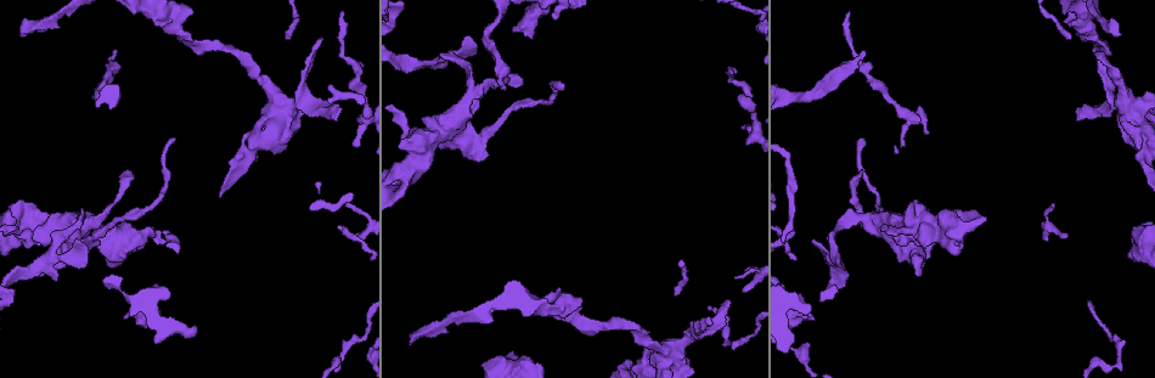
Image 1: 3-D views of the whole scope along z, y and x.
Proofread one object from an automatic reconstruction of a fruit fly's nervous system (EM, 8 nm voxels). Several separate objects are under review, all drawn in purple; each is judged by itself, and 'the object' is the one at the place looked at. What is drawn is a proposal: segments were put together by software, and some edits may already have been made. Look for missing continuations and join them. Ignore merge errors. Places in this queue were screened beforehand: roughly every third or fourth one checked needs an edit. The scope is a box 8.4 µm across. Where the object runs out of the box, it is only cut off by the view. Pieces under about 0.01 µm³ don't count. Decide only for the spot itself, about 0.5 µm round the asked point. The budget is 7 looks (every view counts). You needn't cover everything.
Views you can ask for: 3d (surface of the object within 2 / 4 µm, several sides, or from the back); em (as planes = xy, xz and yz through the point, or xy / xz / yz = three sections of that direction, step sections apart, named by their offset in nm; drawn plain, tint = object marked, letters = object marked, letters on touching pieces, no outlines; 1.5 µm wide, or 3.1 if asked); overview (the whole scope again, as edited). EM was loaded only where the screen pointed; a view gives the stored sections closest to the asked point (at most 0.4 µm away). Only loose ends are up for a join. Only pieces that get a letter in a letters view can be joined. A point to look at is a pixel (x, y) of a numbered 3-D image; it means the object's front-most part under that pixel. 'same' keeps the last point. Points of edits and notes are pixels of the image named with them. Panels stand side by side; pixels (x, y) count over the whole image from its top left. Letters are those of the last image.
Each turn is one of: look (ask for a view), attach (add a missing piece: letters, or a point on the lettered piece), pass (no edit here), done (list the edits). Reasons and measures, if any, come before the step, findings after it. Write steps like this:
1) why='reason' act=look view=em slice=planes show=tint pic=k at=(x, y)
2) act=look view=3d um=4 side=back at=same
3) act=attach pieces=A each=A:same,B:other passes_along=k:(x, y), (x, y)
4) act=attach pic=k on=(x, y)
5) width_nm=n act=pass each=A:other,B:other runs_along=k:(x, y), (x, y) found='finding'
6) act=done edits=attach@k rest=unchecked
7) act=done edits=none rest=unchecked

act=look view=3d um=4 pic=1 at=(128, 170)

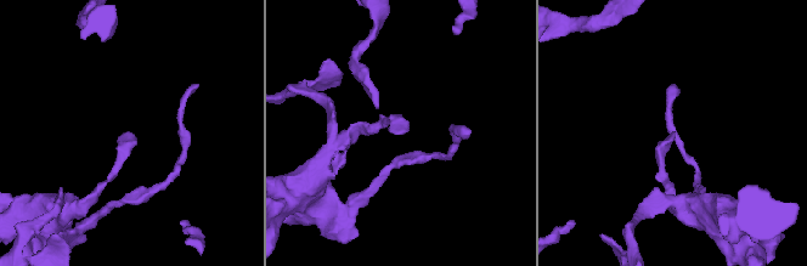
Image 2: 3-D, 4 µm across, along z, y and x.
act=look view=em slice=yz step=4 show=letters pic=2 at=(129, 132)

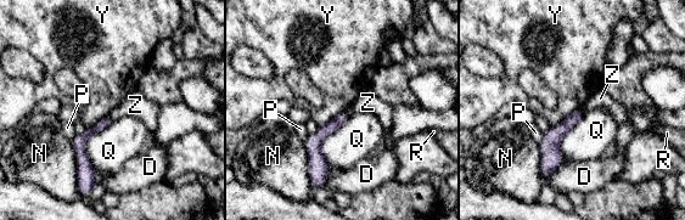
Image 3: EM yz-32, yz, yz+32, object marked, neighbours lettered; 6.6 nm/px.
act=pass each=D:other,N:other,P:other,Q:other,R:other,Y:other,Z:other runs_along=3:(579, 112), (550, 141), (545, 171) found='none of them fits'

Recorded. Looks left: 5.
why='an open end' act=look view=em slice=planes show=letters pic=1 at=(1075, 112)

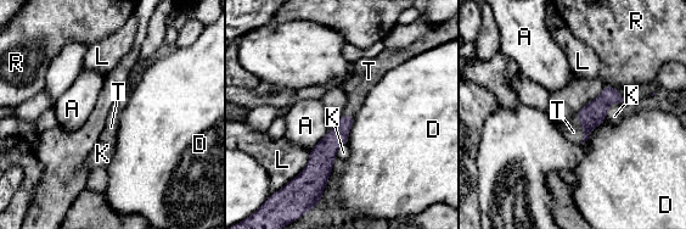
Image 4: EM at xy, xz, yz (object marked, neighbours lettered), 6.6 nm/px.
width_nm=130 act=attach pieces=T each=A:other,D:other,K:other,L:other,R:other,T:same found='the neuron continues'

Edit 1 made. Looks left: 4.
act=done edits=attach@4 rest=unchecked

